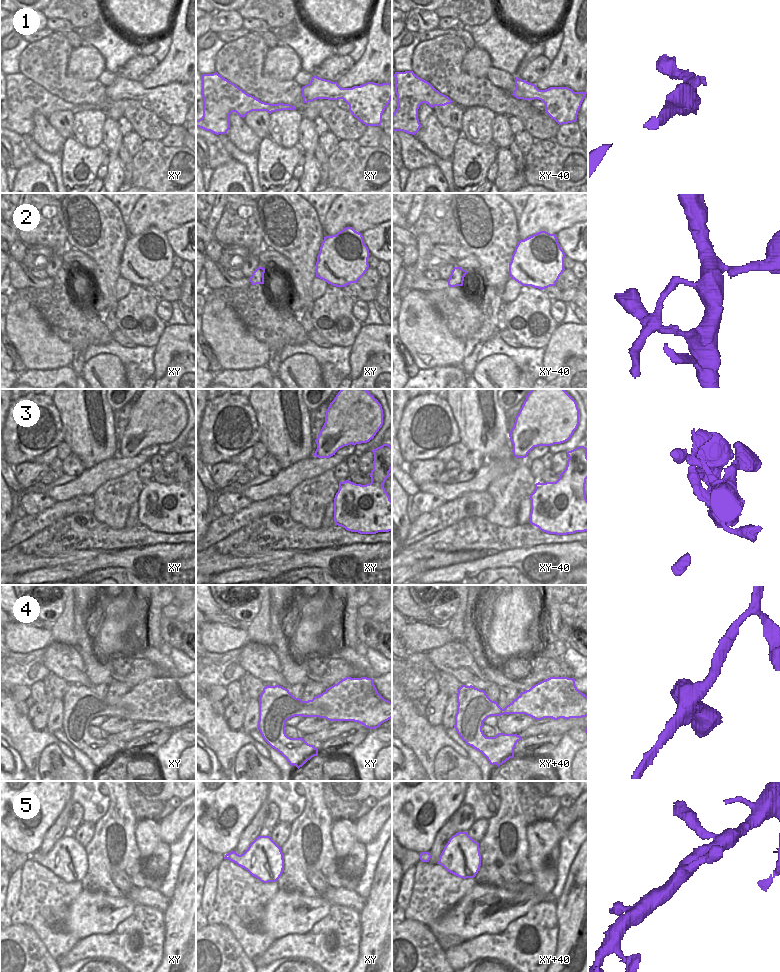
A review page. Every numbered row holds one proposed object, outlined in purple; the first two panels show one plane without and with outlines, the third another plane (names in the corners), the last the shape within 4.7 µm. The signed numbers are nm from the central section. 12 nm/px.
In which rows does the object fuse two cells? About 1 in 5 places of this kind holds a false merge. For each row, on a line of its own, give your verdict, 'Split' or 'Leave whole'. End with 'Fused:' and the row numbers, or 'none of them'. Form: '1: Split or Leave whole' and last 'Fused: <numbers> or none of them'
1: Leave whole
2: Split
3: Leave whole
4: Leave whole
5: Leave whole
Fused: 2.

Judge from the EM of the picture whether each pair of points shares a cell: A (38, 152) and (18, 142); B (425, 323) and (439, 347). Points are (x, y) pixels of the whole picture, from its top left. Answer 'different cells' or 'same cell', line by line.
A: different cells
B: same cell

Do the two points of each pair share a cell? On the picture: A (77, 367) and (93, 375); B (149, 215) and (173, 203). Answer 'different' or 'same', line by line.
A: different
B: same

